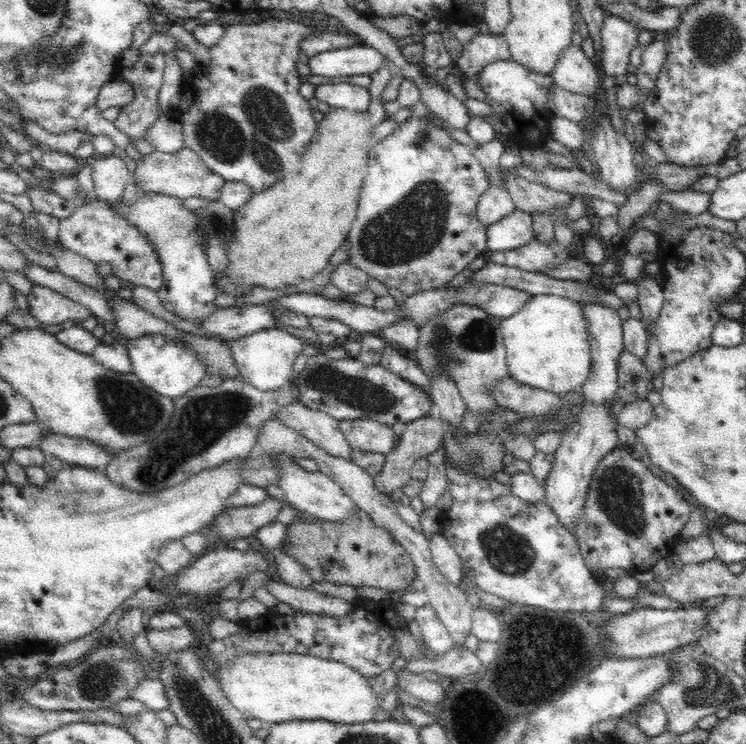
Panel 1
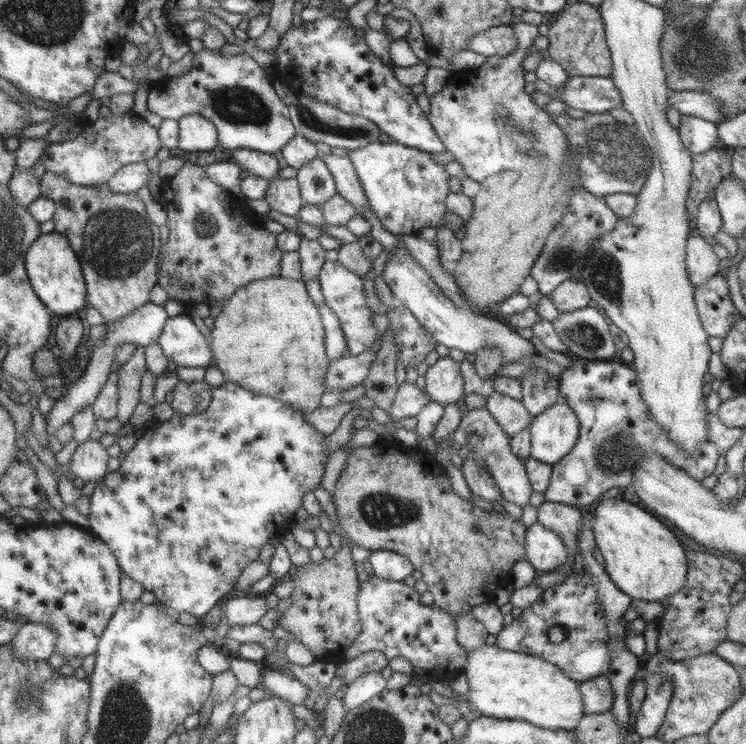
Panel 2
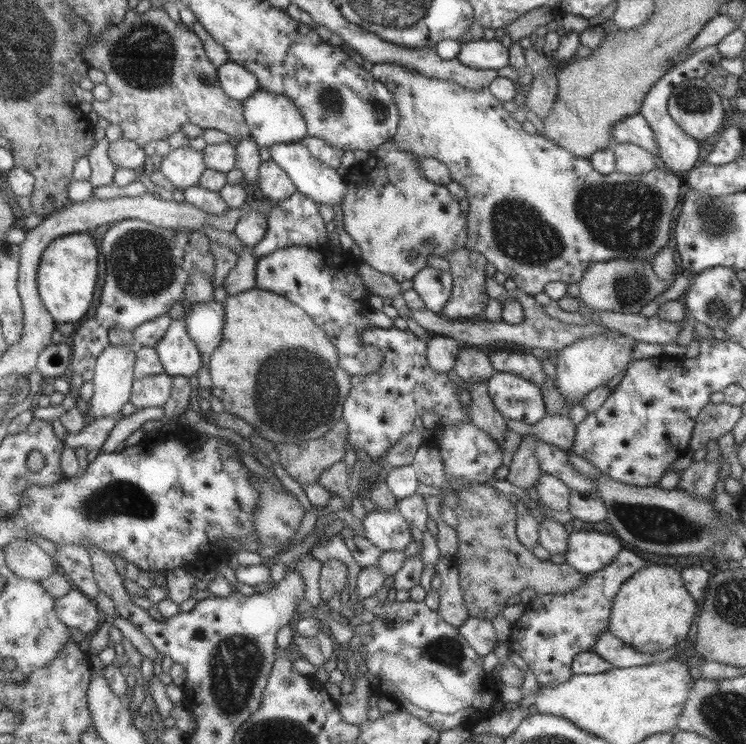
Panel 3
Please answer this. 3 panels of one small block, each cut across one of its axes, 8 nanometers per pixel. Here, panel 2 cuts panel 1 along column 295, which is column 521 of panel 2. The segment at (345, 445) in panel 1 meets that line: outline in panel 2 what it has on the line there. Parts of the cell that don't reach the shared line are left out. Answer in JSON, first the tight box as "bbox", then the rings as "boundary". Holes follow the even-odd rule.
{"bbox":[484,392,532,438],"boundary":[[[492,392],[490,396],[487,396],[484,408],[510,438],[517,432],[522,432],[532,421],[520,401],[499,392]]]}

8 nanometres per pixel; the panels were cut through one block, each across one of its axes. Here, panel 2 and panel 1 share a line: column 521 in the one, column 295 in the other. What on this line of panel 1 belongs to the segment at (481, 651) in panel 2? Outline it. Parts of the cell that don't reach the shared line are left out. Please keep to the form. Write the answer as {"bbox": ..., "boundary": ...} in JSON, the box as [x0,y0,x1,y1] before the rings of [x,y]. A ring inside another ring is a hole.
{"bbox":[220,654,383,725],"boundary":[[[302,654],[243,655],[221,670],[220,688],[230,702],[246,718],[258,718],[264,725],[290,722],[292,720],[328,720],[333,723],[356,724],[374,720],[383,701],[378,699],[368,679],[347,664]]]}

